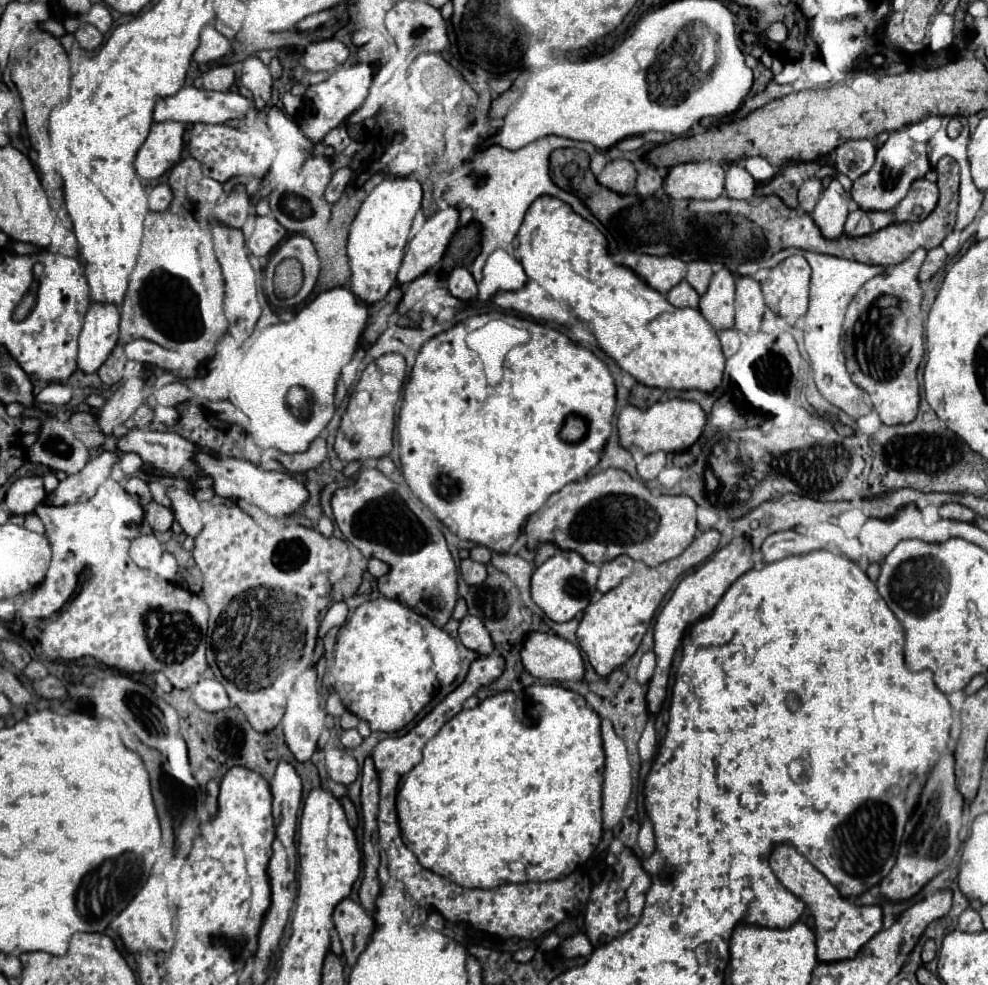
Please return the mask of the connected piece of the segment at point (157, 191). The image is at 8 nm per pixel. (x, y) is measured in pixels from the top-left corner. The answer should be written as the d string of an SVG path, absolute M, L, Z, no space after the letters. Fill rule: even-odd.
M156 185L150 193L150 199L148 199L148 207L150 211L164 211L172 201L172 191L168 185Z

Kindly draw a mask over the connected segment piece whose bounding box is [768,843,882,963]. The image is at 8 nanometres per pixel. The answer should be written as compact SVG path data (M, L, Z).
M780 843L770 853L770 869L780 879L780 883L800 897L812 911L816 919L816 945L818 945L818 961L834 963L844 959L854 959L864 943L868 943L882 929L882 909L876 905L858 907L848 899L842 899L836 887L796 849L788 843Z

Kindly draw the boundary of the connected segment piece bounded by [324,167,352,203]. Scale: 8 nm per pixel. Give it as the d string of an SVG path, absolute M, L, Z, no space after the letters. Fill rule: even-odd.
M348 167L338 169L338 171L332 175L332 181L330 181L328 187L326 187L324 199L326 199L328 203L336 203L338 197L342 195L342 191L346 189L346 185L350 183L350 177L352 177L352 171L350 171Z

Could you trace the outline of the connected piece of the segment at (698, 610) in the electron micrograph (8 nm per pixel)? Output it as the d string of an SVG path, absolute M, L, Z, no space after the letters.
M736 537L730 545L726 545L724 549L720 549L710 561L706 561L702 567L698 567L688 577L684 577L680 581L680 585L676 587L676 591L672 593L670 601L660 611L660 615L656 619L656 627L654 627L654 653L658 657L656 659L656 671L654 671L654 677L648 683L648 693L646 693L646 705L648 705L650 715L656 715L662 709L662 703L666 699L666 689L668 689L668 677L670 677L672 659L674 659L676 649L682 643L682 637L686 633L690 633L690 629L692 629L694 623L698 623L700 619L708 617L714 611L714 607L718 605L718 601L726 593L726 589L740 575L744 575L746 571L752 569L750 555L752 555L752 545L748 543L748 539L746 537Z

